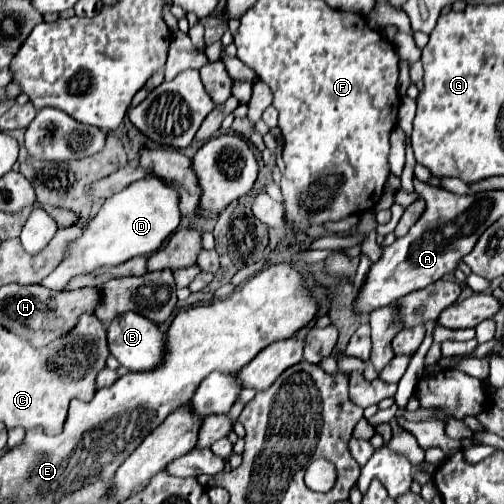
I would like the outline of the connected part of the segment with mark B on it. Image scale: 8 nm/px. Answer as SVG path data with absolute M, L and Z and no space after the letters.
M124 312L108 326L110 354L126 370L150 370L162 360L164 334L138 312Z

